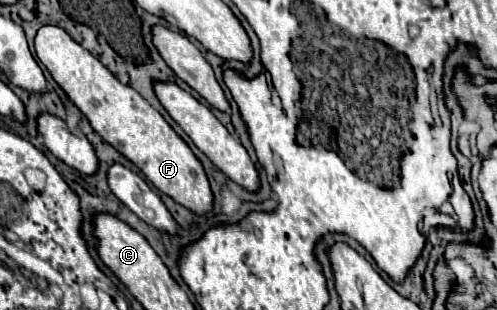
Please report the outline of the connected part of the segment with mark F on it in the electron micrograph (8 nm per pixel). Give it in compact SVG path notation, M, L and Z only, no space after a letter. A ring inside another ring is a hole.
M43 26L35 36L35 50L41 64L51 72L75 106L87 116L93 130L119 154L133 162L145 178L177 204L203 216L213 210L213 192L203 164L169 126L169 122L133 88L121 84L93 54L79 46L59 26Z

